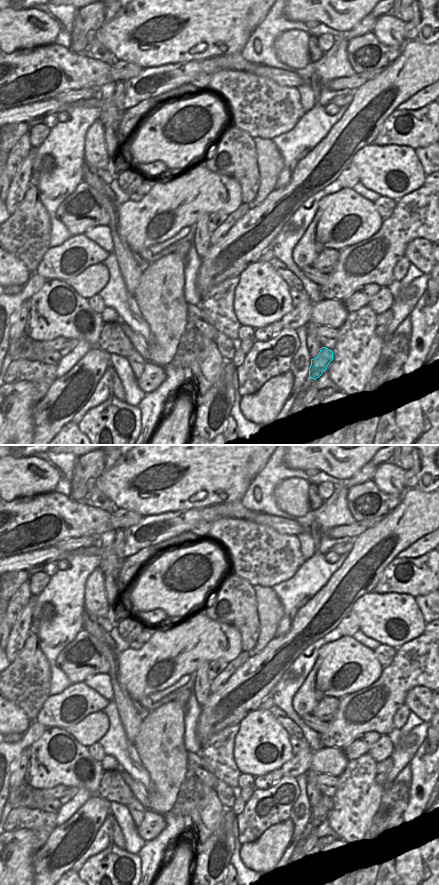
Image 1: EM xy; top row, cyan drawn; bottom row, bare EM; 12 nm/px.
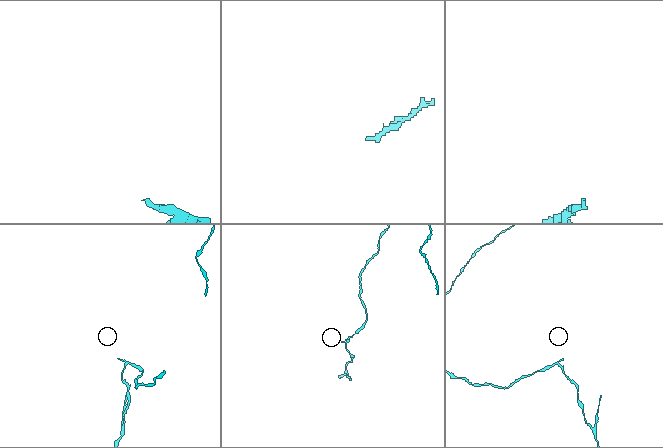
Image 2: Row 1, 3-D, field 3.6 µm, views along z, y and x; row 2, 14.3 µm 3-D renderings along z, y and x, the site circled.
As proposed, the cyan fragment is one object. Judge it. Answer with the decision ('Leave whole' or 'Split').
Split.

